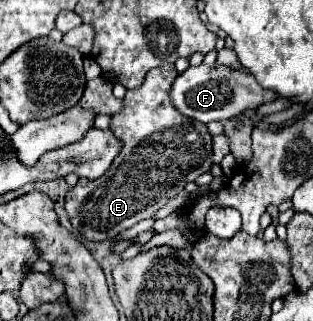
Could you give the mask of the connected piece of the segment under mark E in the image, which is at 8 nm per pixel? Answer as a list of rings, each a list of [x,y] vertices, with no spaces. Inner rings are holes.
[[[157,66],[151,70],[145,78],[145,82],[135,88],[127,90],[123,98],[123,110],[119,114],[111,116],[111,132],[123,140],[121,154],[113,160],[111,168],[97,180],[85,180],[81,178],[65,196],[65,210],[69,214],[69,220],[77,234],[81,234],[85,240],[111,240],[121,230],[131,228],[133,224],[151,218],[159,208],[167,204],[169,198],[177,196],[187,182],[195,182],[199,174],[211,170],[211,134],[207,132],[207,126],[201,122],[195,122],[191,118],[185,118],[175,110],[175,106],[169,100],[169,88],[173,80],[177,78],[177,72],[171,66]]]

